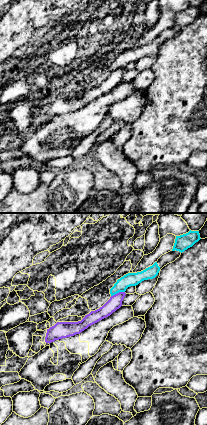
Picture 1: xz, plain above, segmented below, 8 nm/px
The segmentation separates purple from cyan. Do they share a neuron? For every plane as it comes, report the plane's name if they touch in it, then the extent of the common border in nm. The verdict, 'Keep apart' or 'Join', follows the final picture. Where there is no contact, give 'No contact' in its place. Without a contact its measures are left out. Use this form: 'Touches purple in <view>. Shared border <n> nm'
Touches purple in xz. Shared border 120 nm

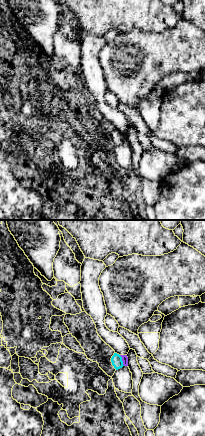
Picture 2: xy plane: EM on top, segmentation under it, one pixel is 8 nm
Touches purple in xy. Shared border 100 nm

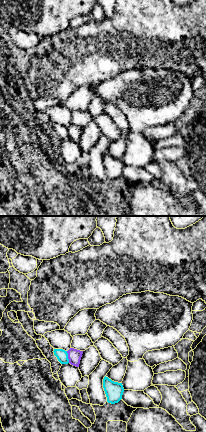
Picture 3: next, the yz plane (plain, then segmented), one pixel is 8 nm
Touches purple in yz. Shared border 100 nm

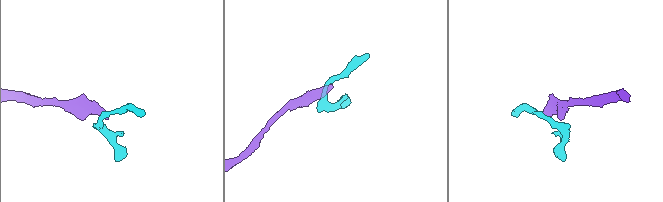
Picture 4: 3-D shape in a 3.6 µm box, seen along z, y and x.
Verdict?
Keep apart

